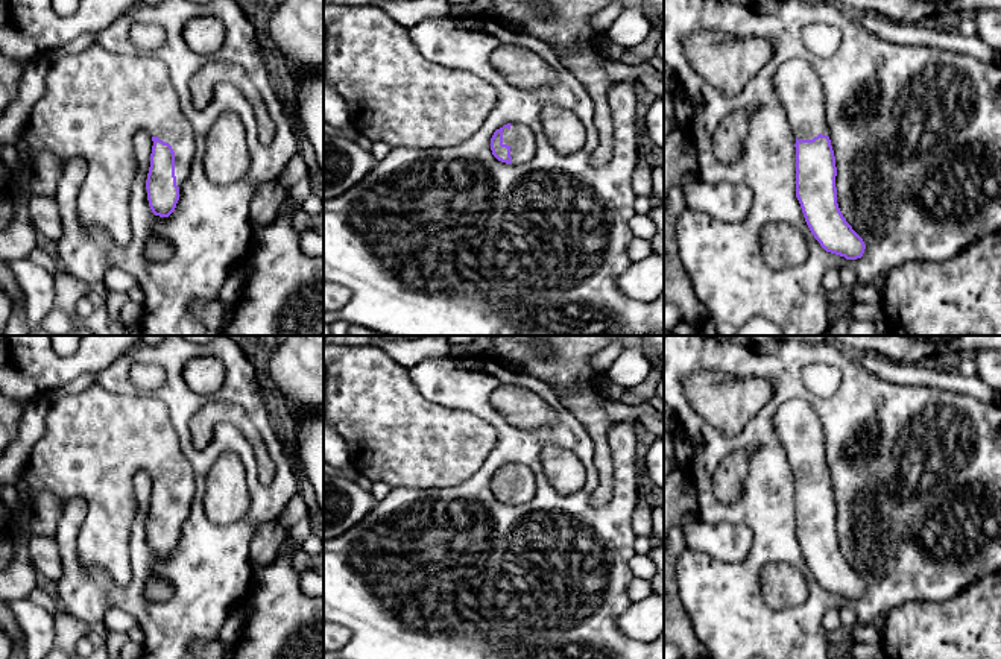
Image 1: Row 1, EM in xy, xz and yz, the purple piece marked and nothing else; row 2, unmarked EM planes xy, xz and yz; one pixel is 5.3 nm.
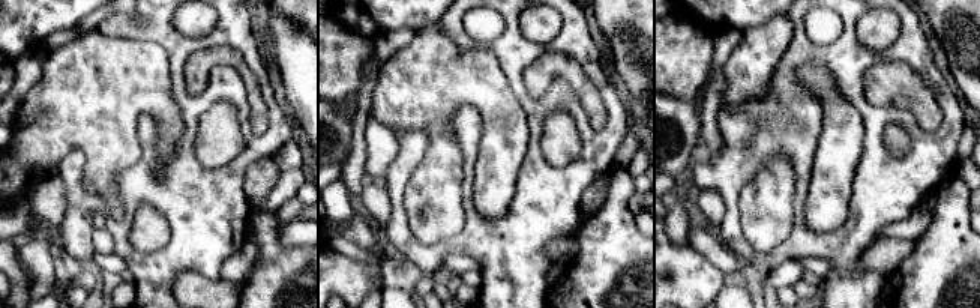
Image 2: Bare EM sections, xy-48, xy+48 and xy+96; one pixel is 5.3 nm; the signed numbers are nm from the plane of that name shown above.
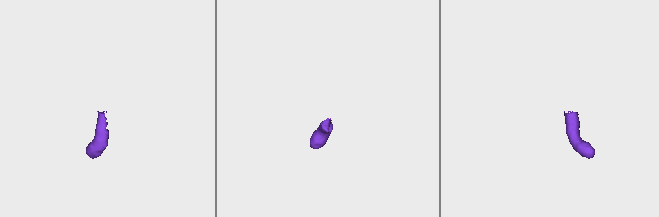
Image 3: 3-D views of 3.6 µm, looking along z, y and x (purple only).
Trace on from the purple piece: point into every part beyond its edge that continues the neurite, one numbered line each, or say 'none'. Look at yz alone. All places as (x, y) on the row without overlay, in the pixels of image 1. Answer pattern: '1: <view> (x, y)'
1: yz (796, 425)

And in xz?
1: xz (521, 479)

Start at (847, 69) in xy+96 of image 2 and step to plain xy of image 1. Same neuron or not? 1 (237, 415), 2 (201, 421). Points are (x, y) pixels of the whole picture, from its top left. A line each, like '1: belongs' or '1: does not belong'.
1: does not belong
2: does not belong

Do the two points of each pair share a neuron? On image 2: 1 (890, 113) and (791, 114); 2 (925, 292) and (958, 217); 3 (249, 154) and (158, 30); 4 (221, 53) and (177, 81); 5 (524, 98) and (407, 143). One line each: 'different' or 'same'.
1: same
2: same
3: same
4: different
5: same

